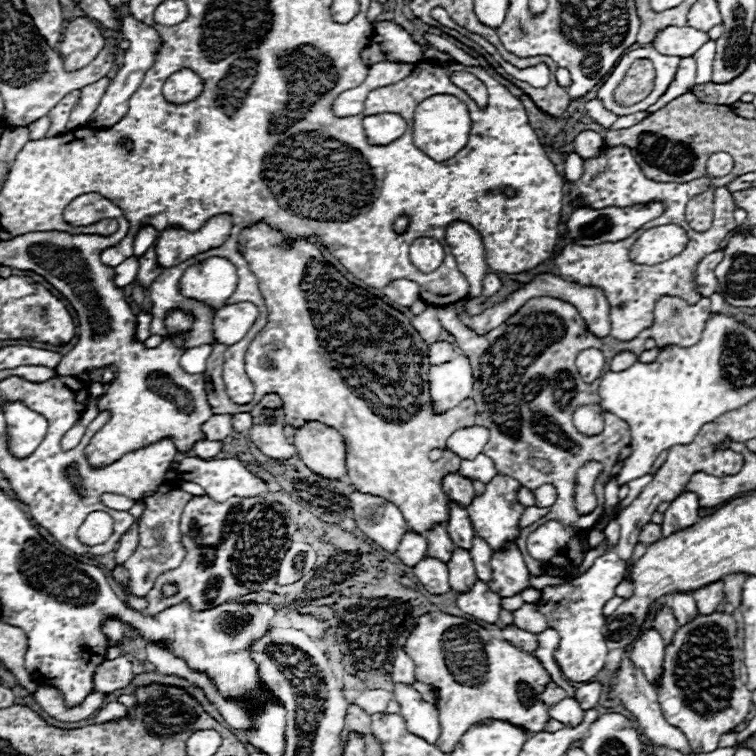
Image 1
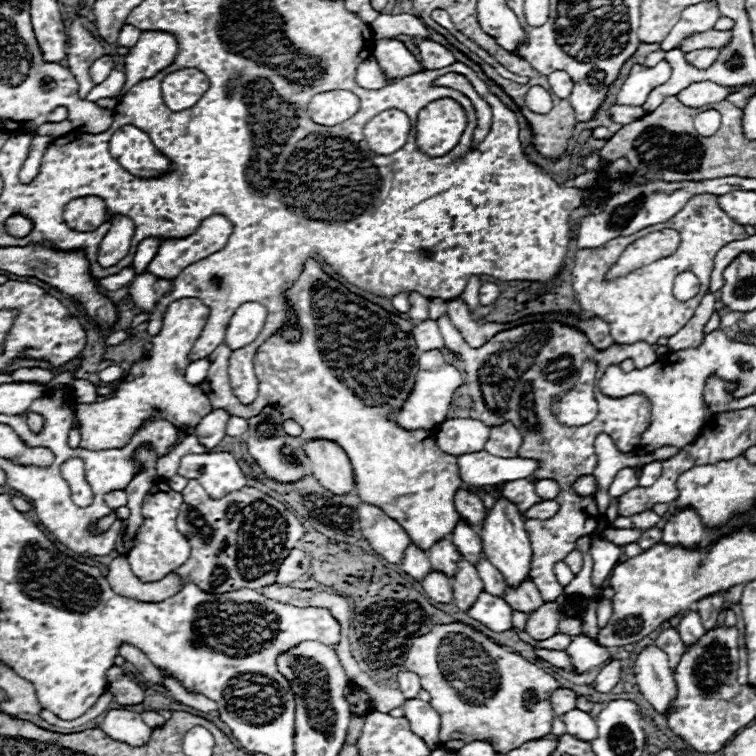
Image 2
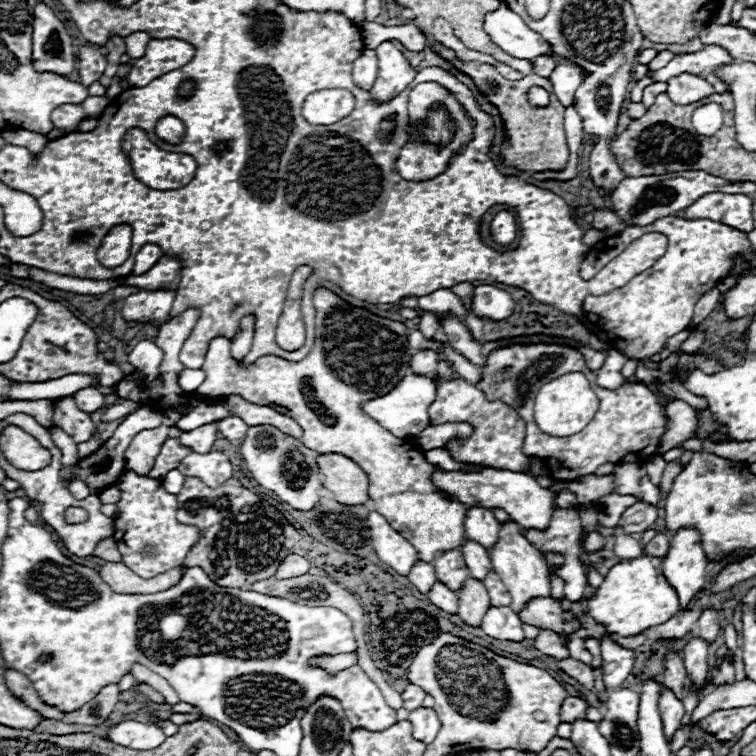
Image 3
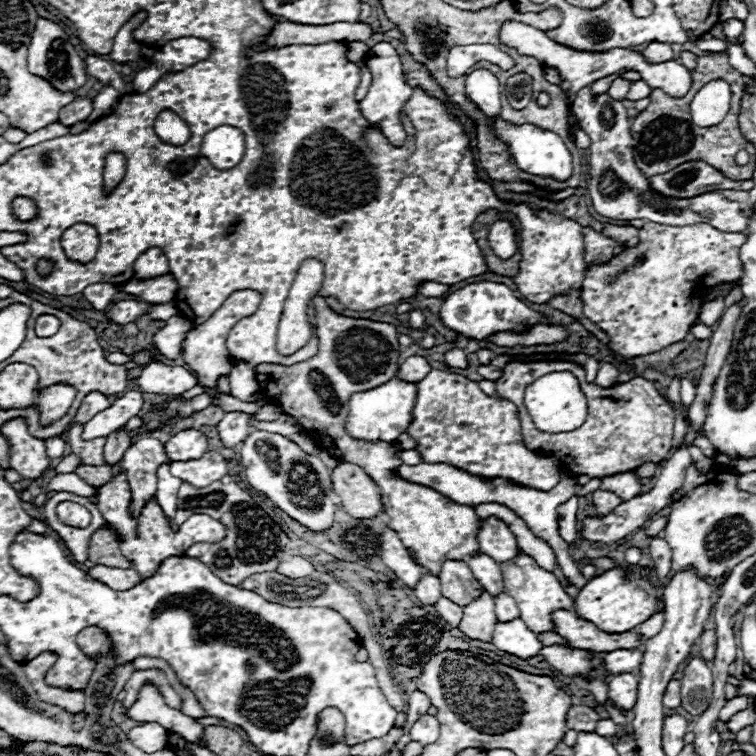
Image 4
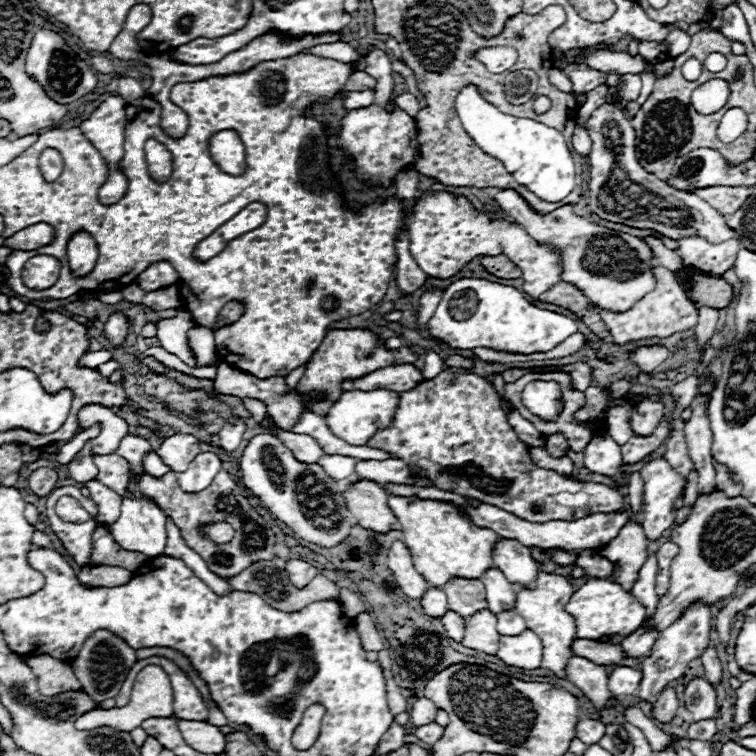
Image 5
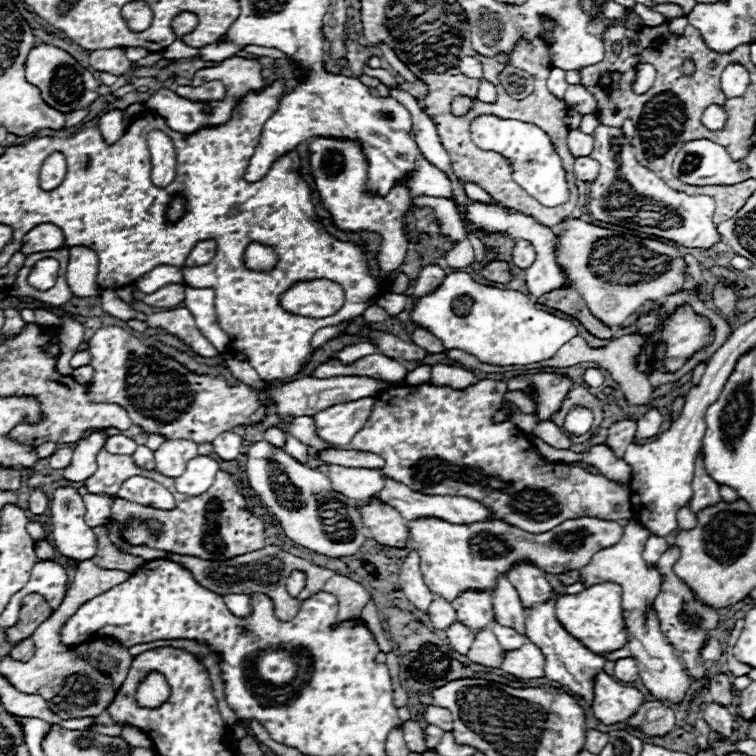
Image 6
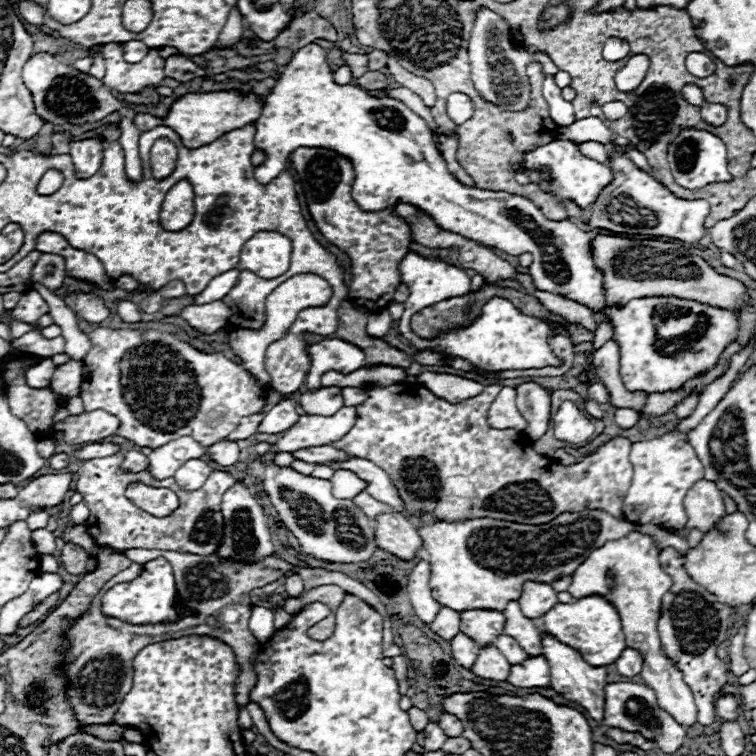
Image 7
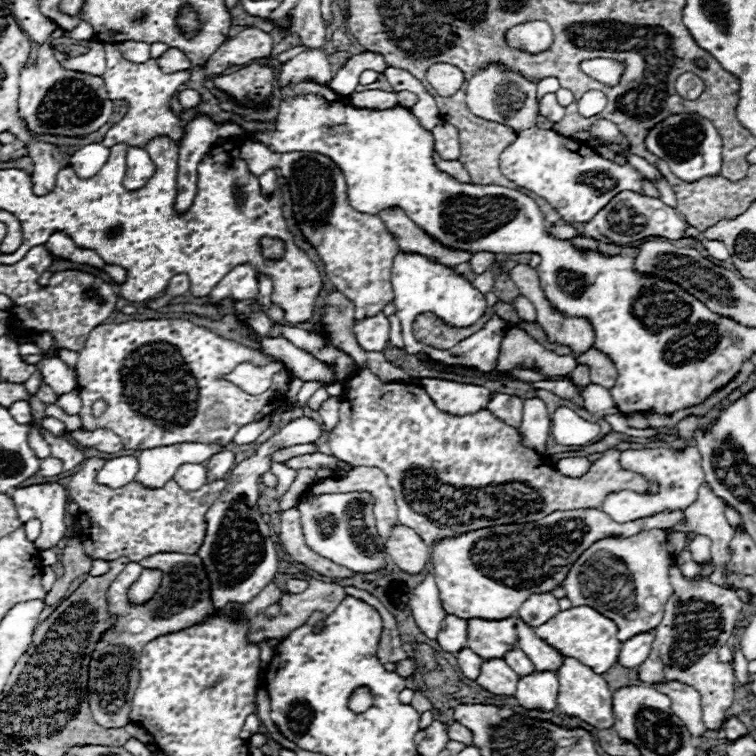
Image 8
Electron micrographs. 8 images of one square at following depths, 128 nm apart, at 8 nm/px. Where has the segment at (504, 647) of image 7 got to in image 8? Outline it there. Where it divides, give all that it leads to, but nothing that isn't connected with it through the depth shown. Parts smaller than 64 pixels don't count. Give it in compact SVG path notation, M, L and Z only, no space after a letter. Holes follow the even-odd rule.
M514 648L512 652L508 652L508 656L504 656L504 660L506 660L506 664L508 664L510 668L514 668L514 672L516 672L518 676L528 676L528 674L536 672L534 664L530 662L530 658L528 658L520 648Z

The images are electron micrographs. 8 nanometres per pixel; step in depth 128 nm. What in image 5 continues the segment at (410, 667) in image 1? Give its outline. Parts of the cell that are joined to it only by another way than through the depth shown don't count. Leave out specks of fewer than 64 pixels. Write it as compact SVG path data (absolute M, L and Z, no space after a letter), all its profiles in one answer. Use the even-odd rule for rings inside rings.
M420 698L420 700L416 700L414 706L412 706L410 722L412 722L414 726L430 724L430 722L434 722L436 712L438 712L438 706L436 706L432 700L428 700L428 698Z

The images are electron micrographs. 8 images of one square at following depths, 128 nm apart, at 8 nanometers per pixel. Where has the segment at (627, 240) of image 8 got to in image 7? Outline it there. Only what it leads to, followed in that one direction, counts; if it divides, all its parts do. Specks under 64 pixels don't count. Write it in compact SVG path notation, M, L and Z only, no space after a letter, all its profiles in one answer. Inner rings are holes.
M614 152L610 162L614 172L614 182L598 196L592 206L592 216L588 222L590 230L606 230L614 234L648 234L648 236L666 236L682 242L698 242L704 236L702 222L710 212L706 200L678 200L664 188L656 178L638 170L624 152Z

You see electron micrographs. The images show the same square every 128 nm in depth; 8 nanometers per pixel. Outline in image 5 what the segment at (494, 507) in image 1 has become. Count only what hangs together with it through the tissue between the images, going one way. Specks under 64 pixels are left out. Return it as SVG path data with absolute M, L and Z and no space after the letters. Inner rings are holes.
M538 572L538 580L532 588L522 588L516 598L516 610L524 618L528 630L536 632L540 636L542 646L544 646L544 658L542 658L542 668L550 670L558 678L566 678L566 662L574 656L572 652L572 642L576 640L576 626L574 618L564 612L564 604L572 596L572 586L564 576L556 574L546 574Z

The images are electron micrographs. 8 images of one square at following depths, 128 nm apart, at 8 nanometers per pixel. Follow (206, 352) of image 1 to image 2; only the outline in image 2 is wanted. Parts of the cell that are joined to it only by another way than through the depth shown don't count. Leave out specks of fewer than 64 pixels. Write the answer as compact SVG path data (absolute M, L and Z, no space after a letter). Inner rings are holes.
M204 358L204 360L198 360L198 362L192 362L192 364L188 364L188 368L186 368L186 380L190 382L190 384L202 384L204 380L206 380L206 374L208 374L208 358Z

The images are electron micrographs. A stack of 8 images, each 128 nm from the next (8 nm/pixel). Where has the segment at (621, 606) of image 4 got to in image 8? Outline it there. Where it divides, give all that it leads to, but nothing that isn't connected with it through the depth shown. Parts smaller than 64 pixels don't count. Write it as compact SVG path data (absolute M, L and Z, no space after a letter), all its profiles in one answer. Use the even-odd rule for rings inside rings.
M588 606L562 610L562 612L558 612L556 618L538 626L534 632L548 646L552 646L554 650L558 650L560 654L564 654L568 658L580 660L582 664L590 666L596 674L604 674L606 670L610 670L616 664L618 652L622 646L622 642L616 638L616 632L618 632L616 624L612 620L600 616L600 612L596 612Z

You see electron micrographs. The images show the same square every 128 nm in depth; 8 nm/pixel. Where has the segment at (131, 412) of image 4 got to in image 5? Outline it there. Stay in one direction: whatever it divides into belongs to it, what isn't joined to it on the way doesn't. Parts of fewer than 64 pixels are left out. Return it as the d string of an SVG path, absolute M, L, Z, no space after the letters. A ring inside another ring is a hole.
M92 426L88 430L78 432L70 442L66 442L64 446L60 446L58 452L56 452L56 464L68 464L80 452L80 446L84 446L84 442L90 438L92 432L98 432L98 426Z

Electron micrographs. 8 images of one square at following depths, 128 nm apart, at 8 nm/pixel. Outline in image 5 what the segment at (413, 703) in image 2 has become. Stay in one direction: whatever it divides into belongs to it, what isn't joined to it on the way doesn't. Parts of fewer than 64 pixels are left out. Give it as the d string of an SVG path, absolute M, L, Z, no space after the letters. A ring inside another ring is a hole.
M432 722L432 724L426 724L426 726L418 726L414 734L416 734L416 738L418 738L420 742L424 742L426 746L432 746L432 744L436 744L436 742L442 738L444 728L438 726L436 722Z

